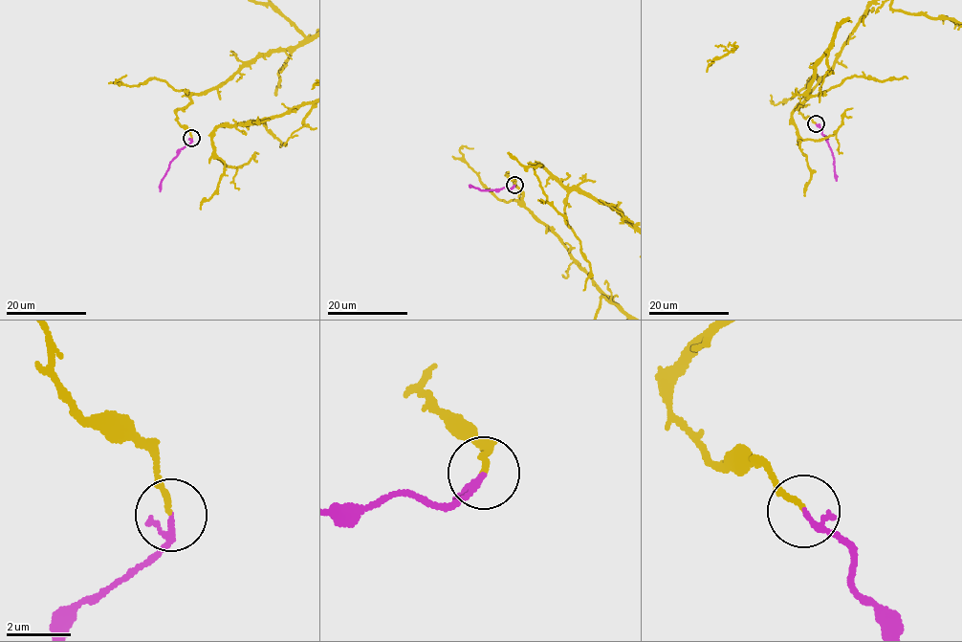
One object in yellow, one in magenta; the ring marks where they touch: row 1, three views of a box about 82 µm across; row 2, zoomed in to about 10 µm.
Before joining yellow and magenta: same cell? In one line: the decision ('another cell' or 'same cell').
same cell

